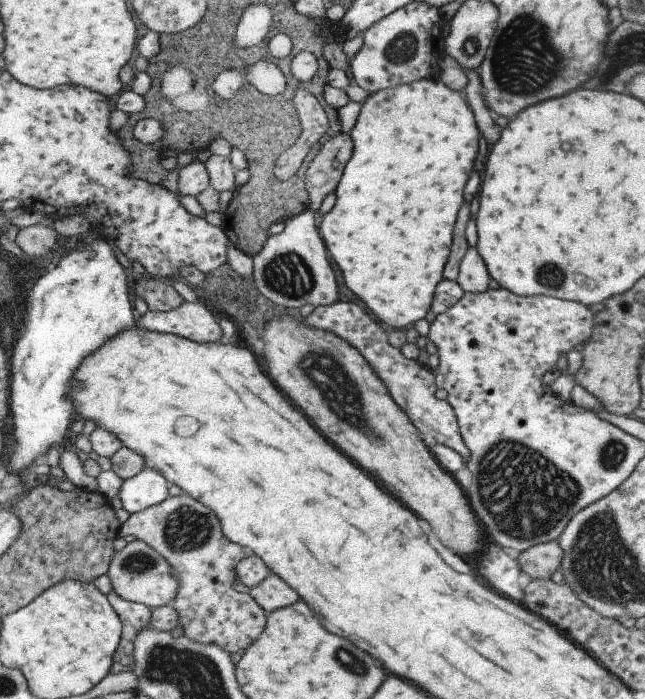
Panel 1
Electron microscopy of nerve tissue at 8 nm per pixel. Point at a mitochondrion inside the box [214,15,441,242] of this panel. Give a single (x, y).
(402, 48)

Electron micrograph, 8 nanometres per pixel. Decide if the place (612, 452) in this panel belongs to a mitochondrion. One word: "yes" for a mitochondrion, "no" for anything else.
yes

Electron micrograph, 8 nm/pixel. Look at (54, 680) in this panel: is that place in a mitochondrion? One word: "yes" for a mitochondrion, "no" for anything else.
no

